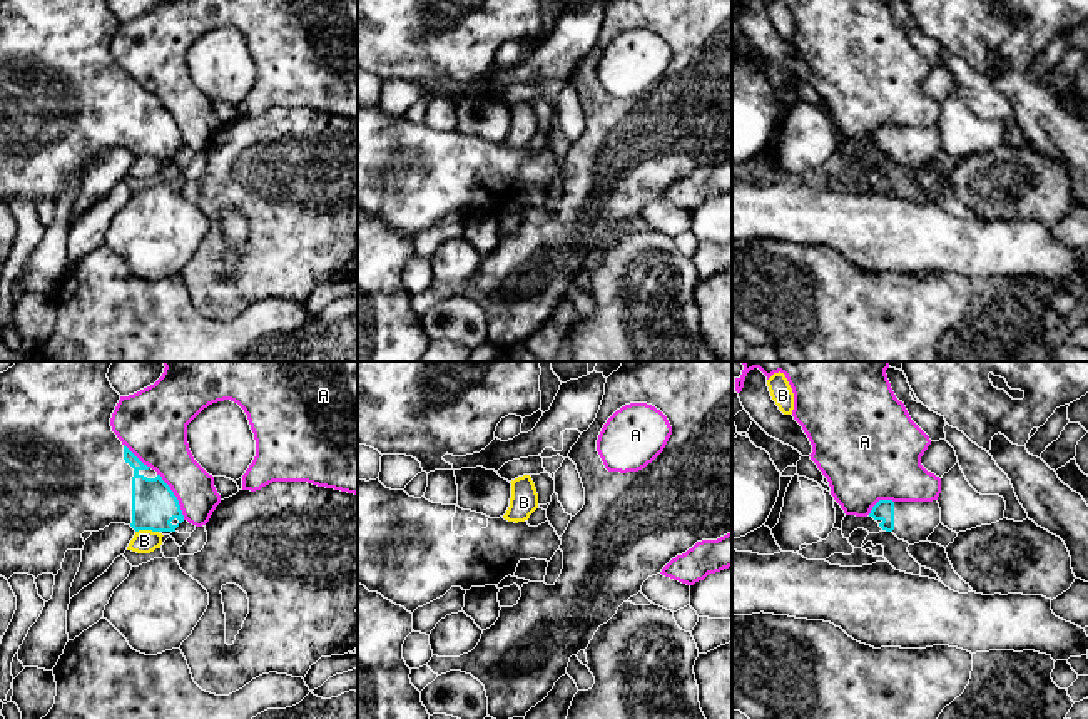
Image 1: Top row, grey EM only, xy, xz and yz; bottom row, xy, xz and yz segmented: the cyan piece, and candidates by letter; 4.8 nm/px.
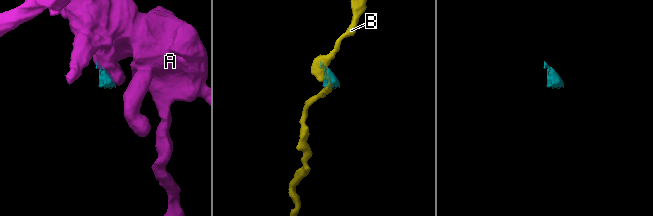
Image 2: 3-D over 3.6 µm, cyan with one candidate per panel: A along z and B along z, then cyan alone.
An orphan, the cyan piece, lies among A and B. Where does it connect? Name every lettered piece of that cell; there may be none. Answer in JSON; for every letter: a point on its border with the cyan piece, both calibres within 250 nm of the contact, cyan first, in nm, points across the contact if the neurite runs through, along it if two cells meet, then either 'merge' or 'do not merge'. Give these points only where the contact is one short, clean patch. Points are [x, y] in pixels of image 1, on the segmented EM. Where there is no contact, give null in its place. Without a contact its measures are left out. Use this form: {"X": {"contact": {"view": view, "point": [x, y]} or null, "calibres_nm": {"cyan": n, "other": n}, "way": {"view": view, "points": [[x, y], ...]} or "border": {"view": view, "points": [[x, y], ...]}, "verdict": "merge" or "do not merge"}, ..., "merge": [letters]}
{"A": {"contact": {"view": "xy", "point": [176, 497]}, "calibres_nm": {"cyan": 220, "other": 240}, "verdict": "do not merge"}, "B": {"contact": {"view": "xy", "point": [146, 529]}, "calibres_nm": {"cyan": 220, "other": 110}, "border": {"view": "xy", "points": [[157, 530], [136, 532]]}, "verdict": "do not merge"}, "merge": []}

